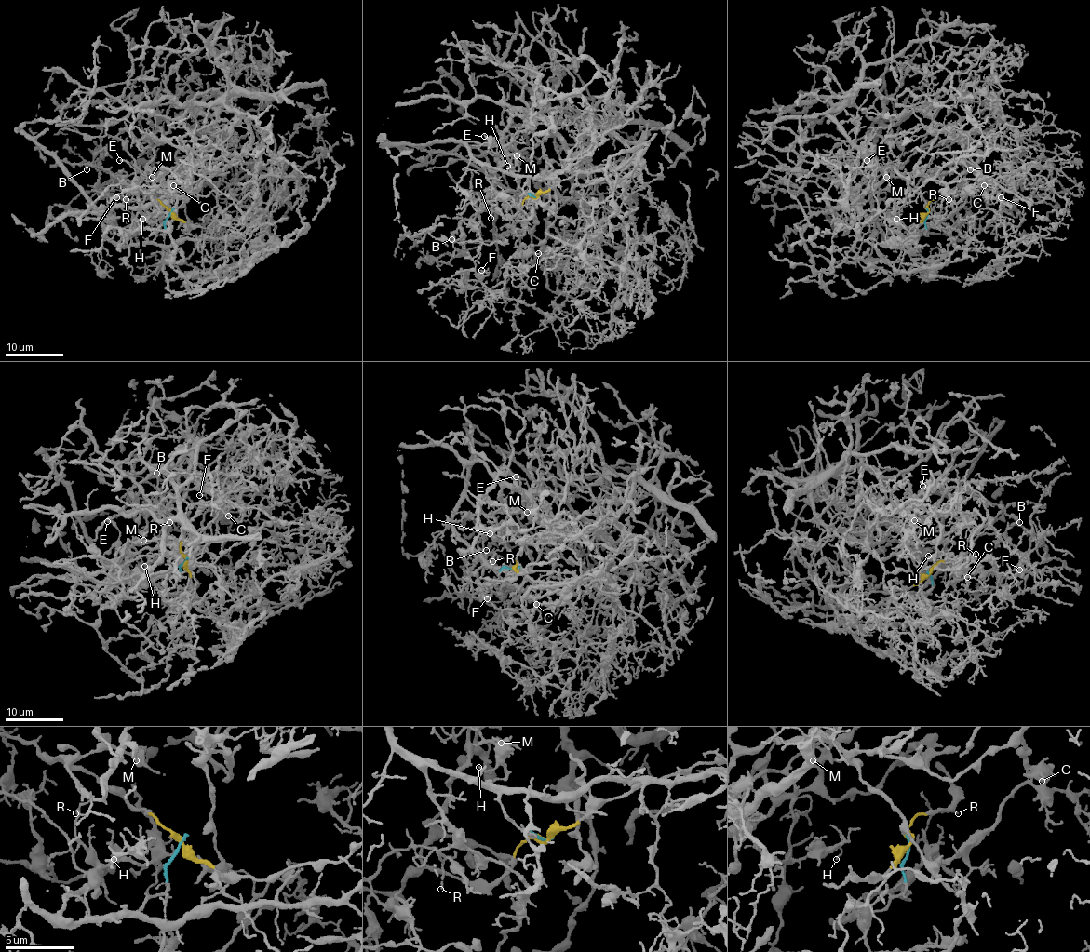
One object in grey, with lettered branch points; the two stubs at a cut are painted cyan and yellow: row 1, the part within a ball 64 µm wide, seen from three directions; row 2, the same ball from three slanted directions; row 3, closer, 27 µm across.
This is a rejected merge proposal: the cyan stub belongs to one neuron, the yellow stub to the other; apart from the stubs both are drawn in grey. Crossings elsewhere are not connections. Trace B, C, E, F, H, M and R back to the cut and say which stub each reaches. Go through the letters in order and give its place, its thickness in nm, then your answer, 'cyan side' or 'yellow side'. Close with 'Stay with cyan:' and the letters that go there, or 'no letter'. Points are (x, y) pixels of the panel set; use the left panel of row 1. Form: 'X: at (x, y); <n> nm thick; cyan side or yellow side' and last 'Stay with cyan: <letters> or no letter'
B: at (87, 169); 220 nm thick; yellow side
C: at (173, 185); 180 nm thick; cyan side
E: at (119, 160); 220 nm thick; yellow side
F: at (116, 197); 110 nm thick; cyan side
H: at (142, 219); 90 nm thick; cyan side
M: at (152, 177); 260 nm thick; yellow side
R: at (126, 199); 110 nm thick; cyan side
Stay with cyan: C, F, H, R

